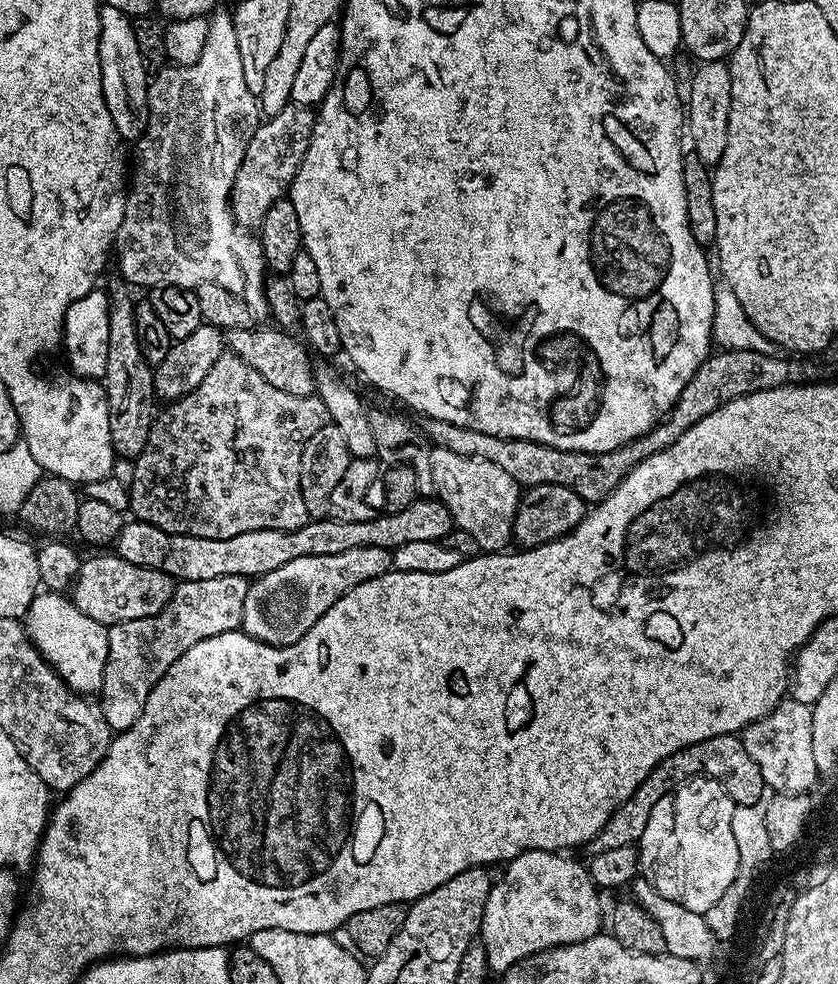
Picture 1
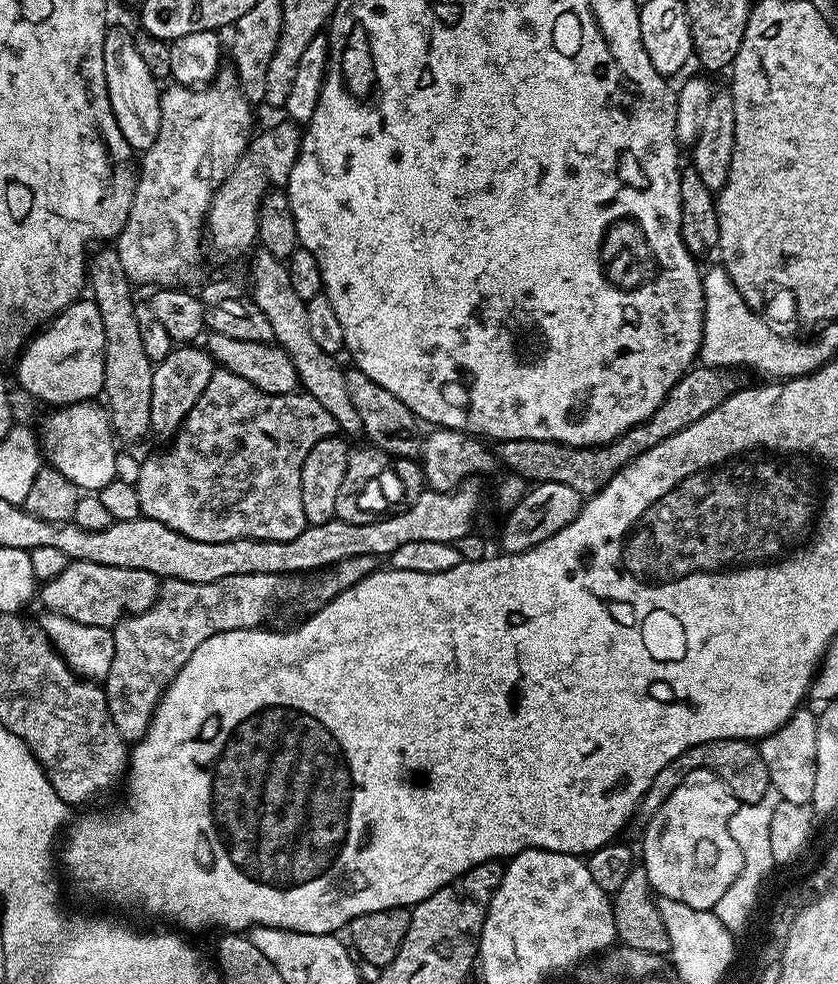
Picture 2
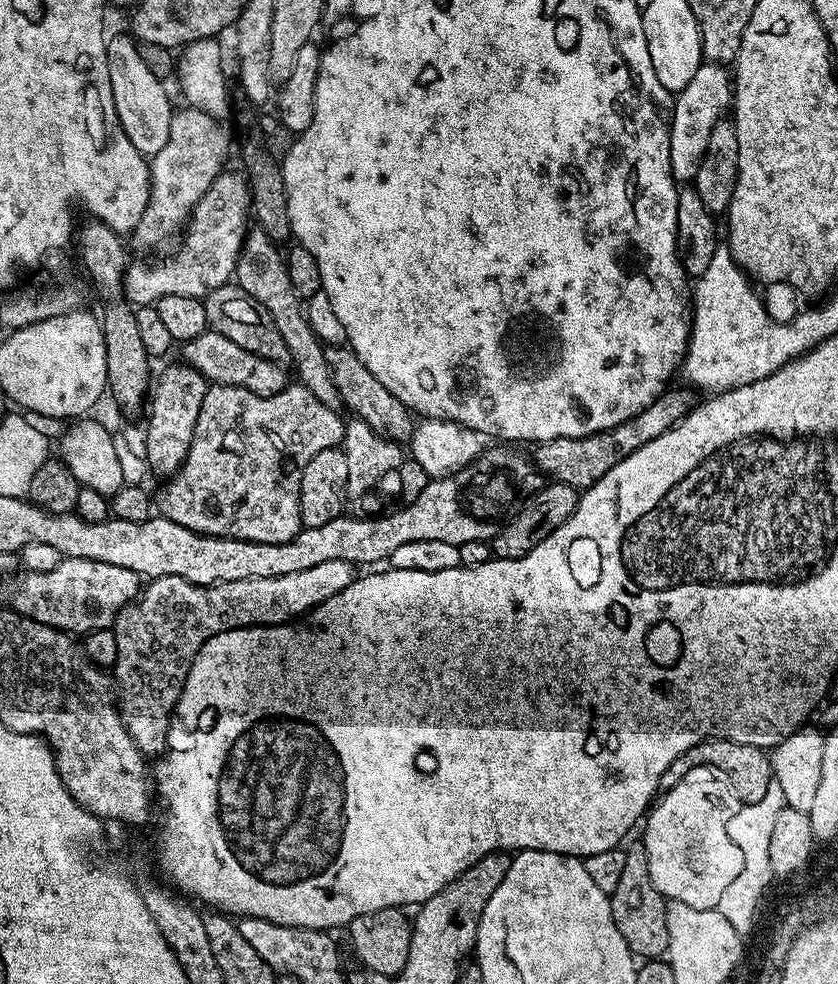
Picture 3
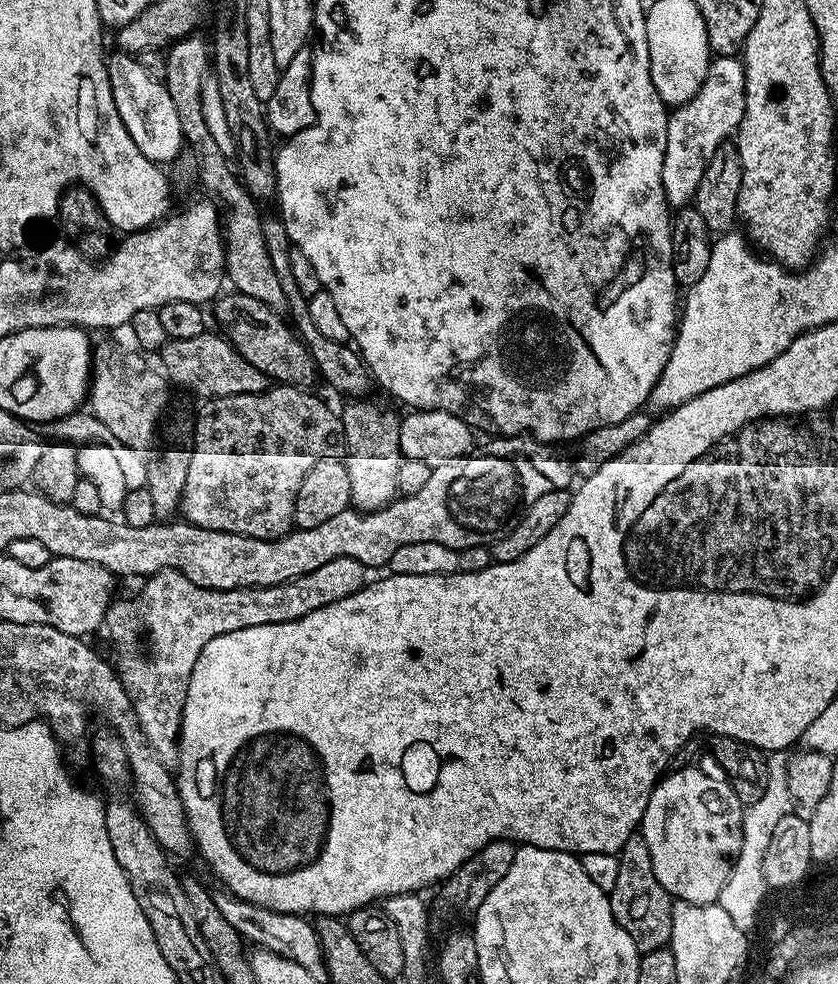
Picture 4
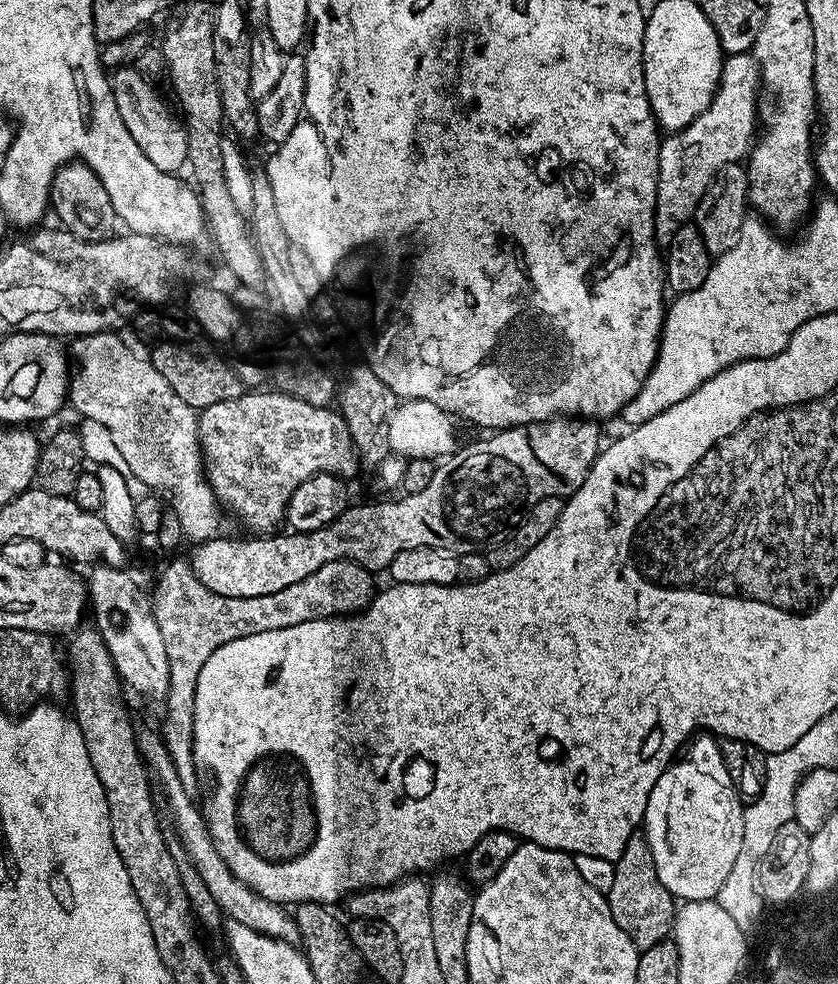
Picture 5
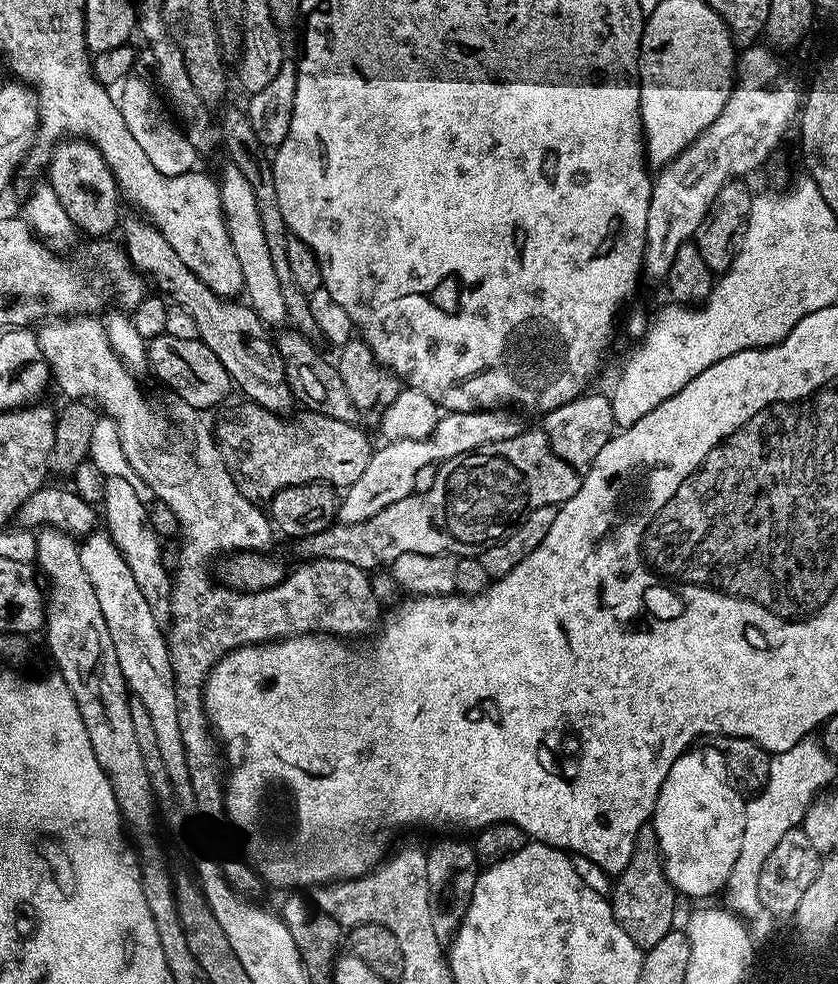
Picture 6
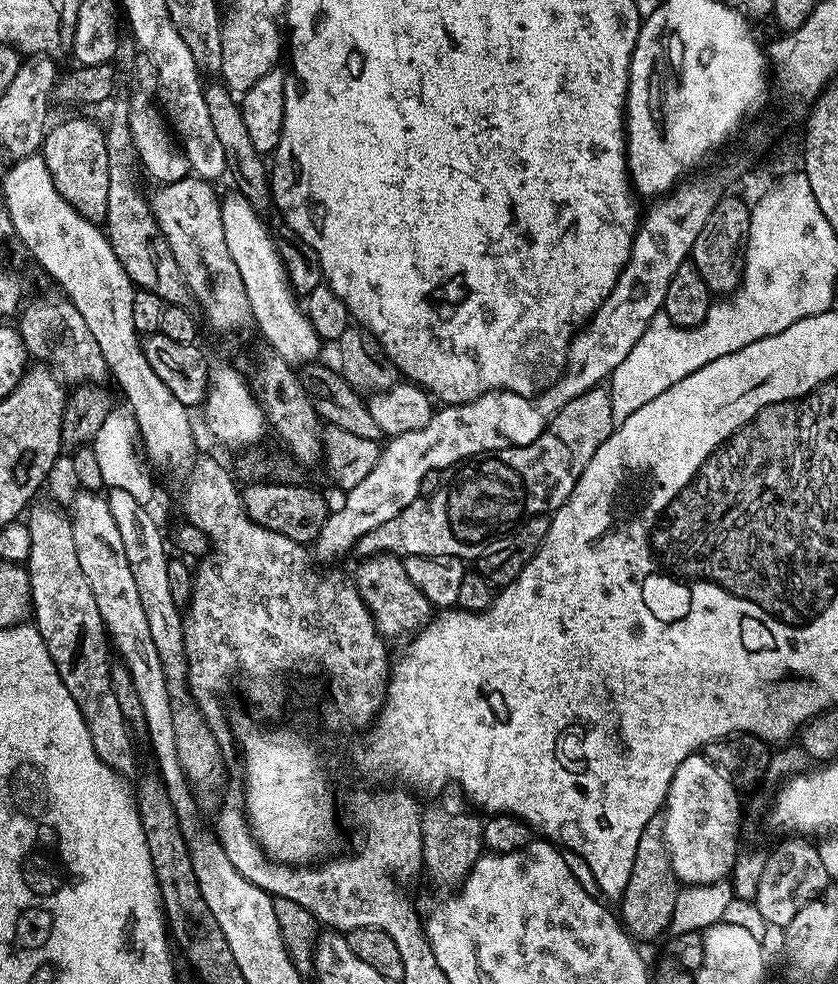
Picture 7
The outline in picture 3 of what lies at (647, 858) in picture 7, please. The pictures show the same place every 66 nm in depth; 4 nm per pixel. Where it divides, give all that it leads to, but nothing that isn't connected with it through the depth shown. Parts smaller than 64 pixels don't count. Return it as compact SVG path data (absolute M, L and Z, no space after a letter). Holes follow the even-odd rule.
M629 843L626 848L626 867L622 870L618 890L610 893L614 922L626 938L633 956L637 958L660 958L668 951L668 931L666 930L666 901L650 878L648 859L643 843Z

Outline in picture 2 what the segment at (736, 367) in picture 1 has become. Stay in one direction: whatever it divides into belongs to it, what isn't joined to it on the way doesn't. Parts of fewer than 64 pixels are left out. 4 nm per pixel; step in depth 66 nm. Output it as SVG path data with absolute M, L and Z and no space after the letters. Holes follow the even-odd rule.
M693 367L680 377L679 382L670 390L670 394L666 394L666 398L660 403L658 410L654 410L654 414L650 414L650 418L646 418L641 424L635 424L633 428L626 430L621 436L611 440L609 444L581 446L579 444L559 444L553 440L502 440L495 445L495 459L499 463L501 460L508 467L507 471L509 473L520 476L526 482L535 482L536 484L562 482L562 486L571 486L574 490L578 490L581 496L591 498L605 484L610 482L612 476L615 476L620 469L626 467L631 460L636 460L642 454L646 454L646 450L666 442L666 438L686 430L686 426L698 422L698 418L710 414L710 410L714 410L722 402L726 402L726 398L730 398L732 393L737 391L736 376L735 371L726 368Z

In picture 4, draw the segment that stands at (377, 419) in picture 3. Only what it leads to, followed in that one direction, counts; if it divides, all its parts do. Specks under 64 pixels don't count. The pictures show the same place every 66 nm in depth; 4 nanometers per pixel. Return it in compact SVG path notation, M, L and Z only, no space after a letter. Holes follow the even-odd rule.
M265 215L262 220L262 234L266 238L266 250L270 254L270 262L274 262L274 270L282 282L287 307L289 309L292 307L291 323L314 358L319 379L325 380L330 387L337 388L344 398L367 397L369 395L368 387L373 387L374 384L368 367L364 365L364 360L351 343L334 342L334 338L326 338L322 334L318 334L318 326L314 326L308 313L306 298L300 293L298 286L294 286L294 278L290 274L290 241L286 234L286 226L283 220L275 215L272 216Z

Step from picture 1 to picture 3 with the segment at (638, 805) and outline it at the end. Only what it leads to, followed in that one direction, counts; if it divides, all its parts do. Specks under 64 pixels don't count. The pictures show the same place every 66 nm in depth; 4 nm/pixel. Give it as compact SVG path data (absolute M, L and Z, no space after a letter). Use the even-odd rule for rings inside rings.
M713 738L701 740L699 744L695 744L693 748L686 750L678 758L674 758L674 762L670 762L668 769L662 774L660 788L667 790L678 786L678 782L682 782L682 778L686 778L690 770L703 767L711 768L730 778L732 793L741 805L760 802L773 781L769 753L765 749L758 746L746 746L742 742L733 740Z

